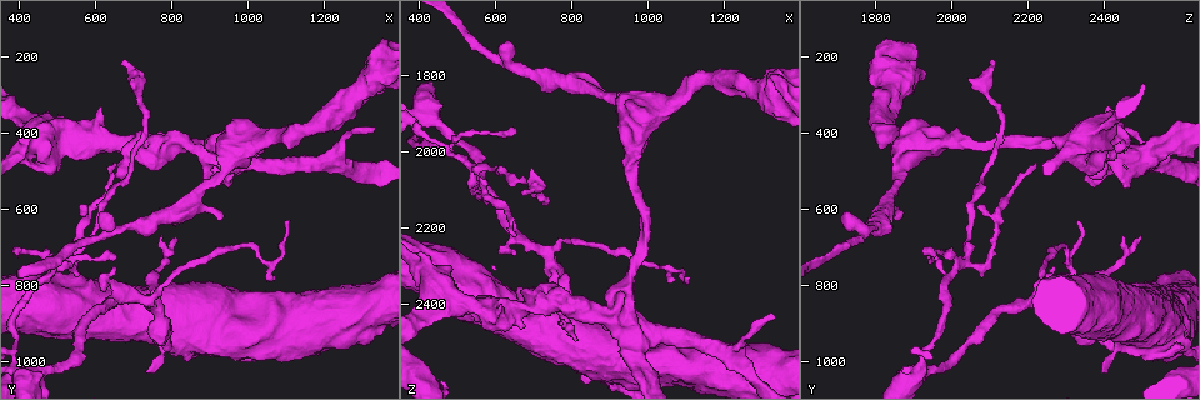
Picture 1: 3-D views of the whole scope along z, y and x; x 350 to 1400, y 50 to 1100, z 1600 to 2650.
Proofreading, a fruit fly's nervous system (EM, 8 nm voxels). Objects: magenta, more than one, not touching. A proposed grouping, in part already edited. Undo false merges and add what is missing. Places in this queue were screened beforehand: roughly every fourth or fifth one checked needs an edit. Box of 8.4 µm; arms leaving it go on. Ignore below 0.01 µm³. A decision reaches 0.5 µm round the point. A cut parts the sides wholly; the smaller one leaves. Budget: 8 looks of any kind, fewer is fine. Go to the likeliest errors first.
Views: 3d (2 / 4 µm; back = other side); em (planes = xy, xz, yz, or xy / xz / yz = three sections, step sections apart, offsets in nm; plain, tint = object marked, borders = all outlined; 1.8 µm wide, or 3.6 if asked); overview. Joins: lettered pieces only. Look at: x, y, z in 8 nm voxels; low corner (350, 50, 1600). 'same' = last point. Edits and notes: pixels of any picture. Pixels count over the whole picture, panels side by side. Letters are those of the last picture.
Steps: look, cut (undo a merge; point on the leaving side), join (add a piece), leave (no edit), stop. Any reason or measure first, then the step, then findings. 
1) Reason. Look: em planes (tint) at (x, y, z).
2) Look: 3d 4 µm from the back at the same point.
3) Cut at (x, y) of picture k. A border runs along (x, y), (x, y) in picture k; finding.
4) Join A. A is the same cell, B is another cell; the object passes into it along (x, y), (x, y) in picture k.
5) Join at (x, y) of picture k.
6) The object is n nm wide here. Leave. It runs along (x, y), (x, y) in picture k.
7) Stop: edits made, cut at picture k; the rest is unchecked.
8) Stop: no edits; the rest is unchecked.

Tapers out. Look: 3d 4 µm at (670, 205, 2110).

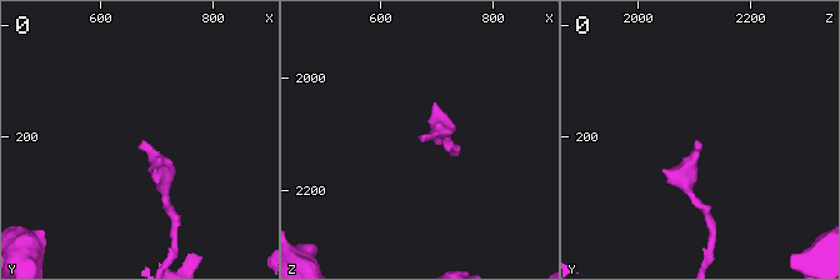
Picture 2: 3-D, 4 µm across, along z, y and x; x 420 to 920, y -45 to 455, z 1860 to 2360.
Need the tissue. Look: em planes (borders) at (675, 205, 2110).

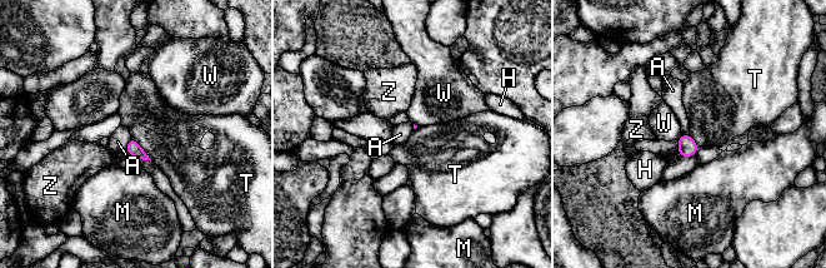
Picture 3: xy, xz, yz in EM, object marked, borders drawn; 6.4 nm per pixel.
Leave. A, H, M, T, W and Z are other cells; a border runs along (131, 138), (151, 159) in picture 3; no lettered piece goes on from it.

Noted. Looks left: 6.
Branch stops here. Look: 3d 2 µm from the back at (575, 420, 2465).

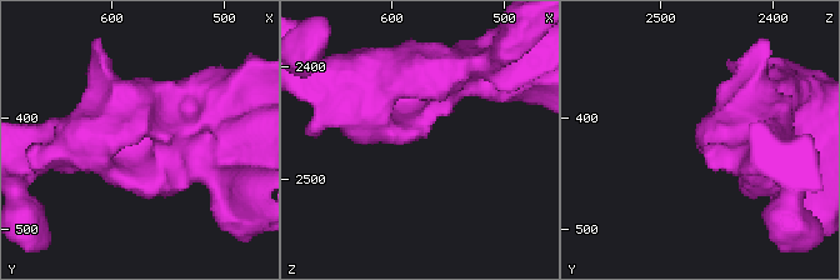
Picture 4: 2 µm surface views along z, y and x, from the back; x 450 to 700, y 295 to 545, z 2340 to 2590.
Look: em yz step 4 (tint) at (570, 412, 2464).

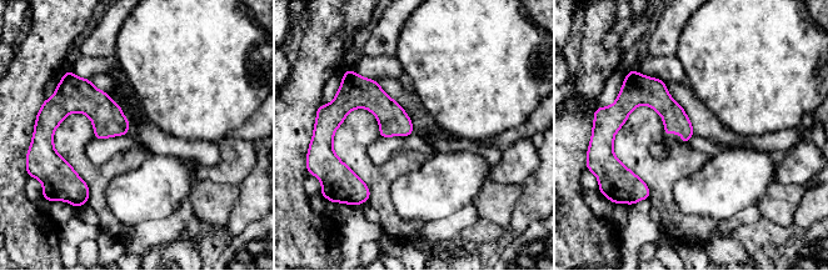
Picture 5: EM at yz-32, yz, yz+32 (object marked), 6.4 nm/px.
Another direction. Look: em planes (borders) at the same point.

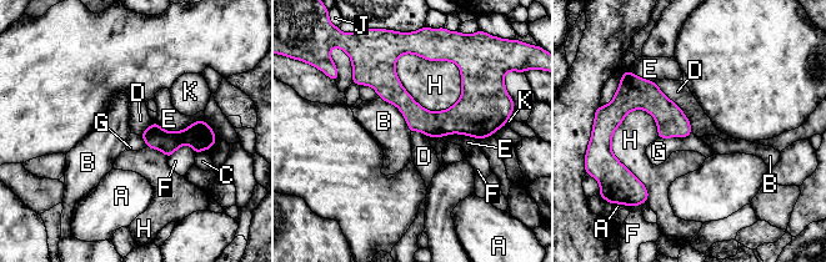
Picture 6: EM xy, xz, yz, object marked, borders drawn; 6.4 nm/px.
The longest contact is with H, 480 nm. Leave. A, B, C, D, E, F, G, H, J and K are other cells; none of them fits.

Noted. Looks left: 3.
Looks like a crossing. Look: em planes (tint) at (525, 735, 2035).

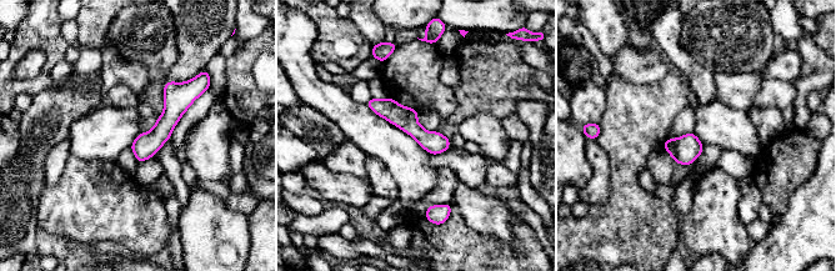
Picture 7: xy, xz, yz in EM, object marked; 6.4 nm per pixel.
See the neighbours. Look: em planes (borders) at the same point.

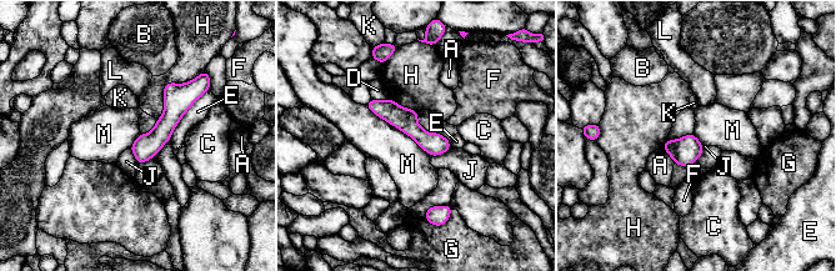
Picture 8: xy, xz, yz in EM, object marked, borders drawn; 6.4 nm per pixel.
The longest contact is with M, 550 nm. Leave. A, B, C, D, E, F, G, H, J, K, L and M are other cells; it runs along (371, 104), (444, 149) in picture 8; continuous, no second cell.

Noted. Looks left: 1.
Stop: no edits; the rest is unchecked.

